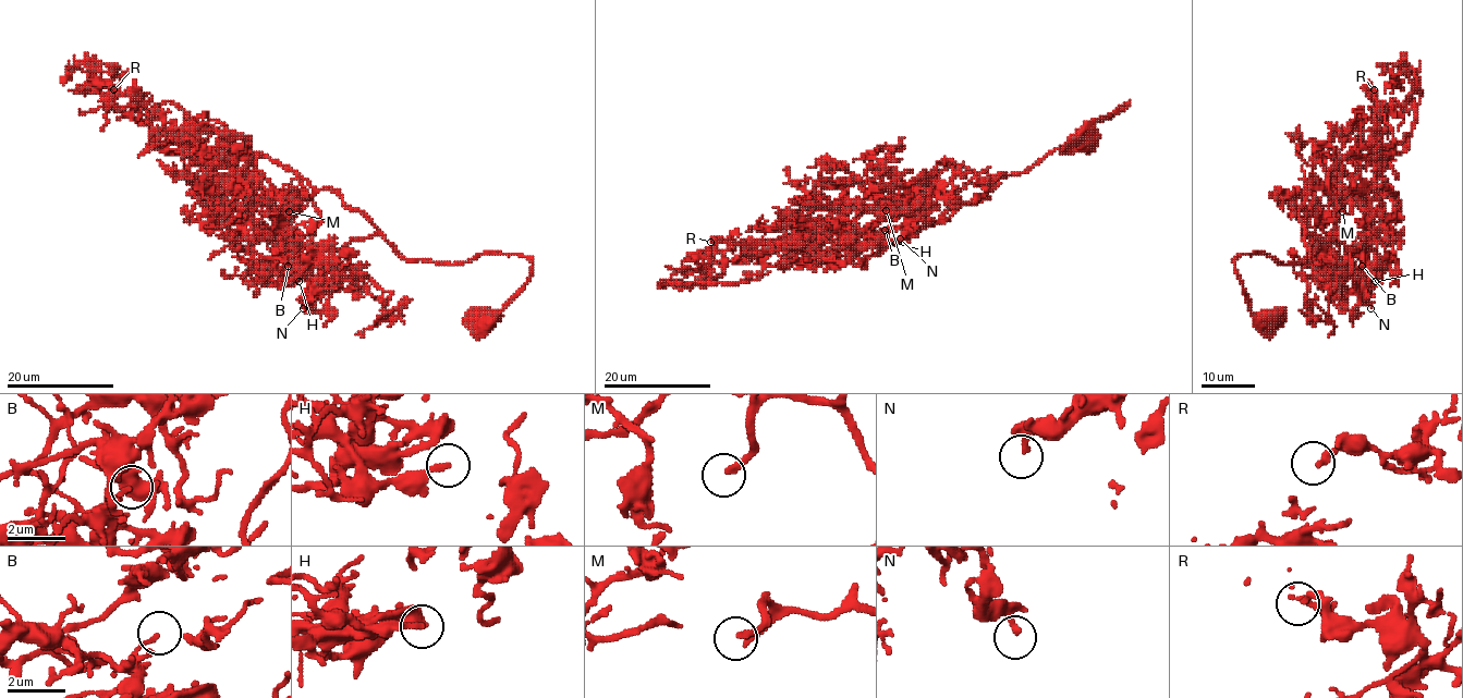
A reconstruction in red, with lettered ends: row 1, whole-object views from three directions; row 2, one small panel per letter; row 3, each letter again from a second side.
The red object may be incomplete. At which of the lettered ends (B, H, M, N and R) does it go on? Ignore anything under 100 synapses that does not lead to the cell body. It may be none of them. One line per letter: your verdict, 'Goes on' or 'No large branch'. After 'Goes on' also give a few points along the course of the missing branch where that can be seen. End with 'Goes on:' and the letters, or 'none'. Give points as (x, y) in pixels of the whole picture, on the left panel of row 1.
B: No large branch
H: No large branch
M: Goes on. Course of what is missing: (289, 211), (273, 211), (263, 228), (246, 233), (221, 233)
N: No large branch
R: No large branch
Goes on: M

